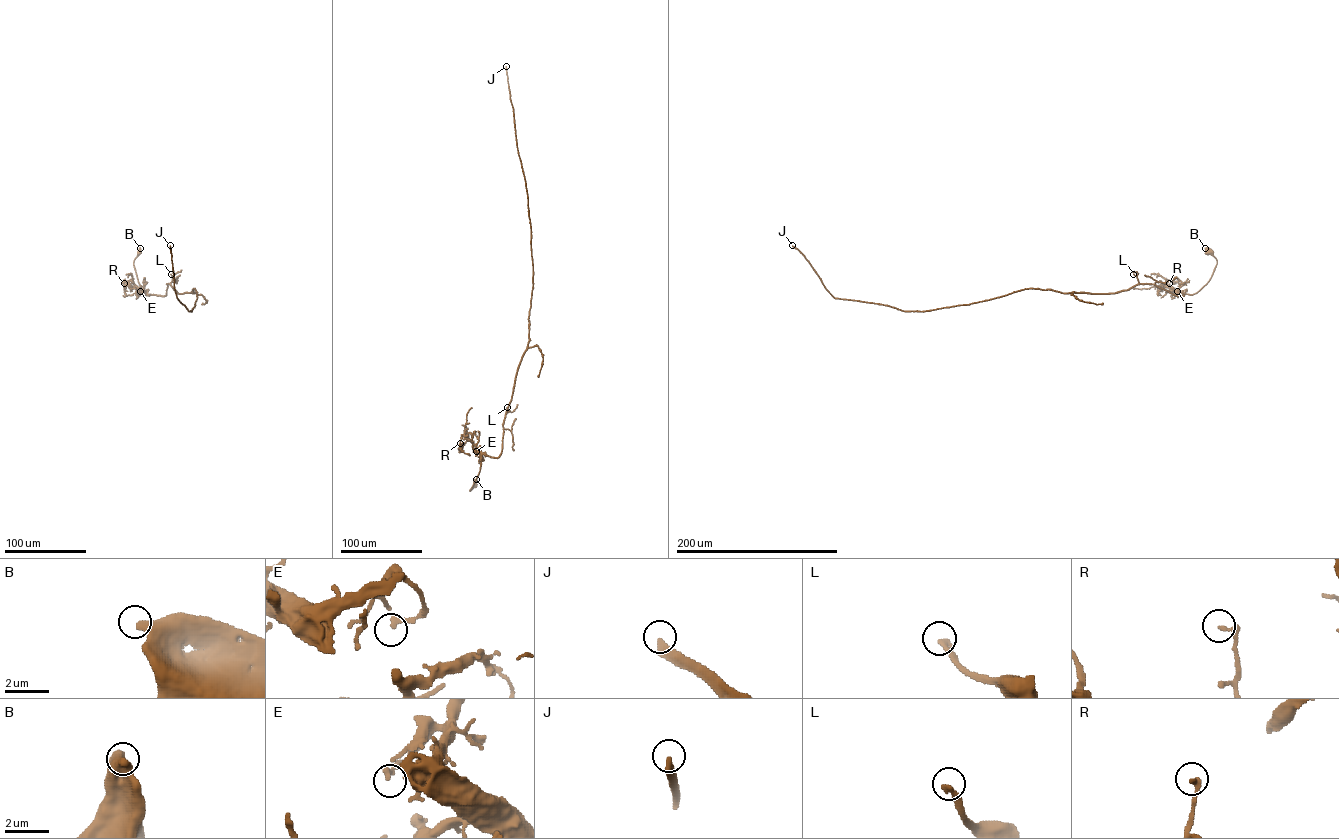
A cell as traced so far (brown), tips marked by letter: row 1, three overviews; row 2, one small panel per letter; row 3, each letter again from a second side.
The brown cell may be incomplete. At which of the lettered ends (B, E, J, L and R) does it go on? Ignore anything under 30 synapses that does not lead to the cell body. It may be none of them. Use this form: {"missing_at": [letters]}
{"missing_at": ["J", "L"]}

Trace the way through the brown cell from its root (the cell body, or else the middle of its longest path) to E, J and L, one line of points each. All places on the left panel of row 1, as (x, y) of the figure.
E: (139, 251), (134, 267), (146, 295), (142, 289), (140, 291)
J: (139, 251), (144, 295), (195, 288), (191, 311), (177, 298), (170, 245)
L: (139, 251), (134, 267), (144, 295), (165, 296), (167, 284), (172, 280), (171, 274)

